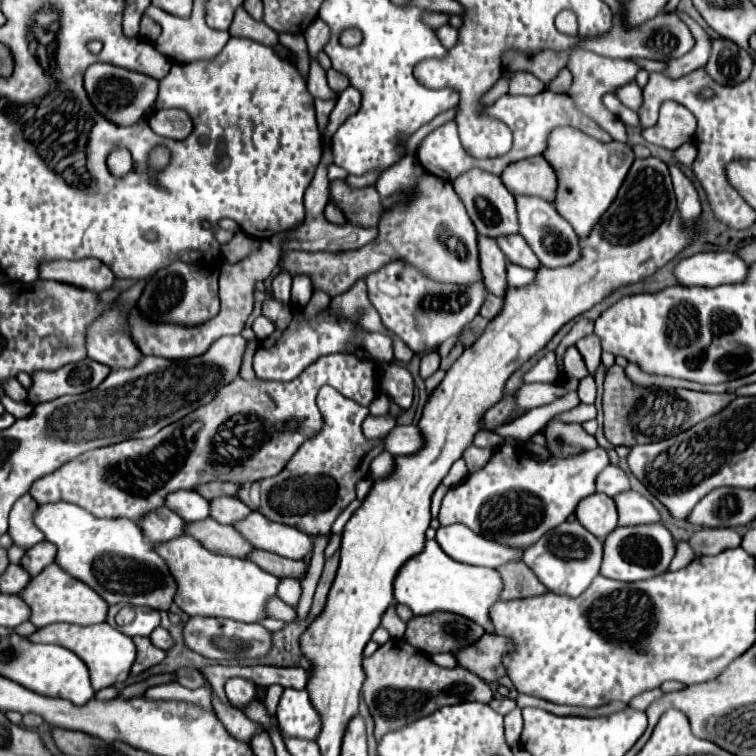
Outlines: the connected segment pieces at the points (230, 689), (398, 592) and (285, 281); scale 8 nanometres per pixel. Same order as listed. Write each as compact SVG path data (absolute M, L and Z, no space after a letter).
M232 677L226 681L226 695L234 707L242 709L246 707L246 703L250 703L256 697L256 687L246 679Z
M426 541L424 551L406 561L404 567L398 571L398 577L394 579L396 603L408 605L414 615L430 615L432 611L456 613L482 625L486 633L494 633L490 607L500 601L500 593L502 577L498 577L496 569L458 563L450 559L436 541Z
M276 275L272 281L272 297L288 305L290 303L290 285L292 285L290 275Z

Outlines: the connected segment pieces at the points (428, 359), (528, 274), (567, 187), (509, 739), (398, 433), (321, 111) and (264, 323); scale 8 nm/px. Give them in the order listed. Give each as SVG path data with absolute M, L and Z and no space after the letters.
M436 351L424 355L424 357L422 357L422 363L420 363L420 377L422 377L422 379L428 379L438 367L440 367L440 357L438 357Z
M508 263L508 285L510 287L526 287L534 281L536 271L532 269L524 269L520 265L512 265Z
M560 127L552 131L544 157L550 161L558 177L558 195L554 201L556 211L580 237L590 235L606 207L610 207L618 195L618 189L634 161L632 147L618 141L600 143L572 127Z
M514 709L512 713L508 713L504 717L504 729L506 729L506 743L514 749L520 745L520 735L522 735L522 727L524 727L524 721L522 721L522 713L520 709Z
M396 425L386 437L386 451L394 457L406 457L418 453L424 447L424 437L416 425Z
M338 93L332 97L332 99L316 99L314 103L316 103L316 119L318 119L318 127L320 127L320 131L326 127L326 121L328 121L328 115L330 115L330 111L334 109L334 105L336 105L336 99L338 99Z
M260 315L260 317L254 321L252 329L254 329L254 333L256 333L258 339L266 339L266 337L270 337L270 335L274 333L274 323L272 323L272 319L266 319L264 315Z

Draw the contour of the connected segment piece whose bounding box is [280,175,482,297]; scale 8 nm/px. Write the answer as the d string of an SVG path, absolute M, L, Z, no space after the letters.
M420 177L416 185L414 201L406 207L396 207L384 213L380 219L380 235L374 243L354 251L286 251L280 259L280 267L290 275L308 275L314 289L328 293L330 297L348 291L356 279L366 277L372 271L388 265L390 261L406 261L420 273L434 281L454 285L474 285L482 281L480 257L478 257L478 233L466 213L462 199L452 189L452 183L440 177Z

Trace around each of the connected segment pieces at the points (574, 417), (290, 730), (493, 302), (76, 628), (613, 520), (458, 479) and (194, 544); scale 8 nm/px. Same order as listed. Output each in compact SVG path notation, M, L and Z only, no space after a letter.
M580 403L570 411L560 413L555 416L555 419L561 420L566 423L578 423L582 424L585 421L595 419L597 410L594 404L583 404Z
M284 689L278 703L278 721L284 737L316 741L322 729L320 715L310 701L306 689Z
M488 293L486 301L484 301L482 309L480 309L480 315L486 317L486 319L494 319L500 313L500 307L502 307L502 299L498 299L498 297L494 297L494 295Z
M52 623L42 629L38 629L34 635L30 635L30 641L34 643L56 643L70 651L74 651L90 669L90 679L94 691L100 691L104 687L110 687L118 681L126 681L130 675L130 669L136 661L136 647L132 643L132 637L120 633L118 629L110 627L108 623L98 625L72 625L72 623Z
M594 493L576 507L576 519L598 539L606 539L618 527L618 511L612 497Z
M458 459L454 465L452 465L452 469L448 471L448 475L444 477L444 485L446 487L454 487L454 485L460 485L464 479L466 479L466 475L468 475L468 471L466 471L466 463L464 463L464 459Z
M190 535L170 543L160 543L156 545L156 551L162 555L162 559L166 559L172 575L176 577L178 593L174 603L190 617L228 617L242 623L258 623L268 617L266 603L278 595L280 579L266 573L250 559L216 555Z

